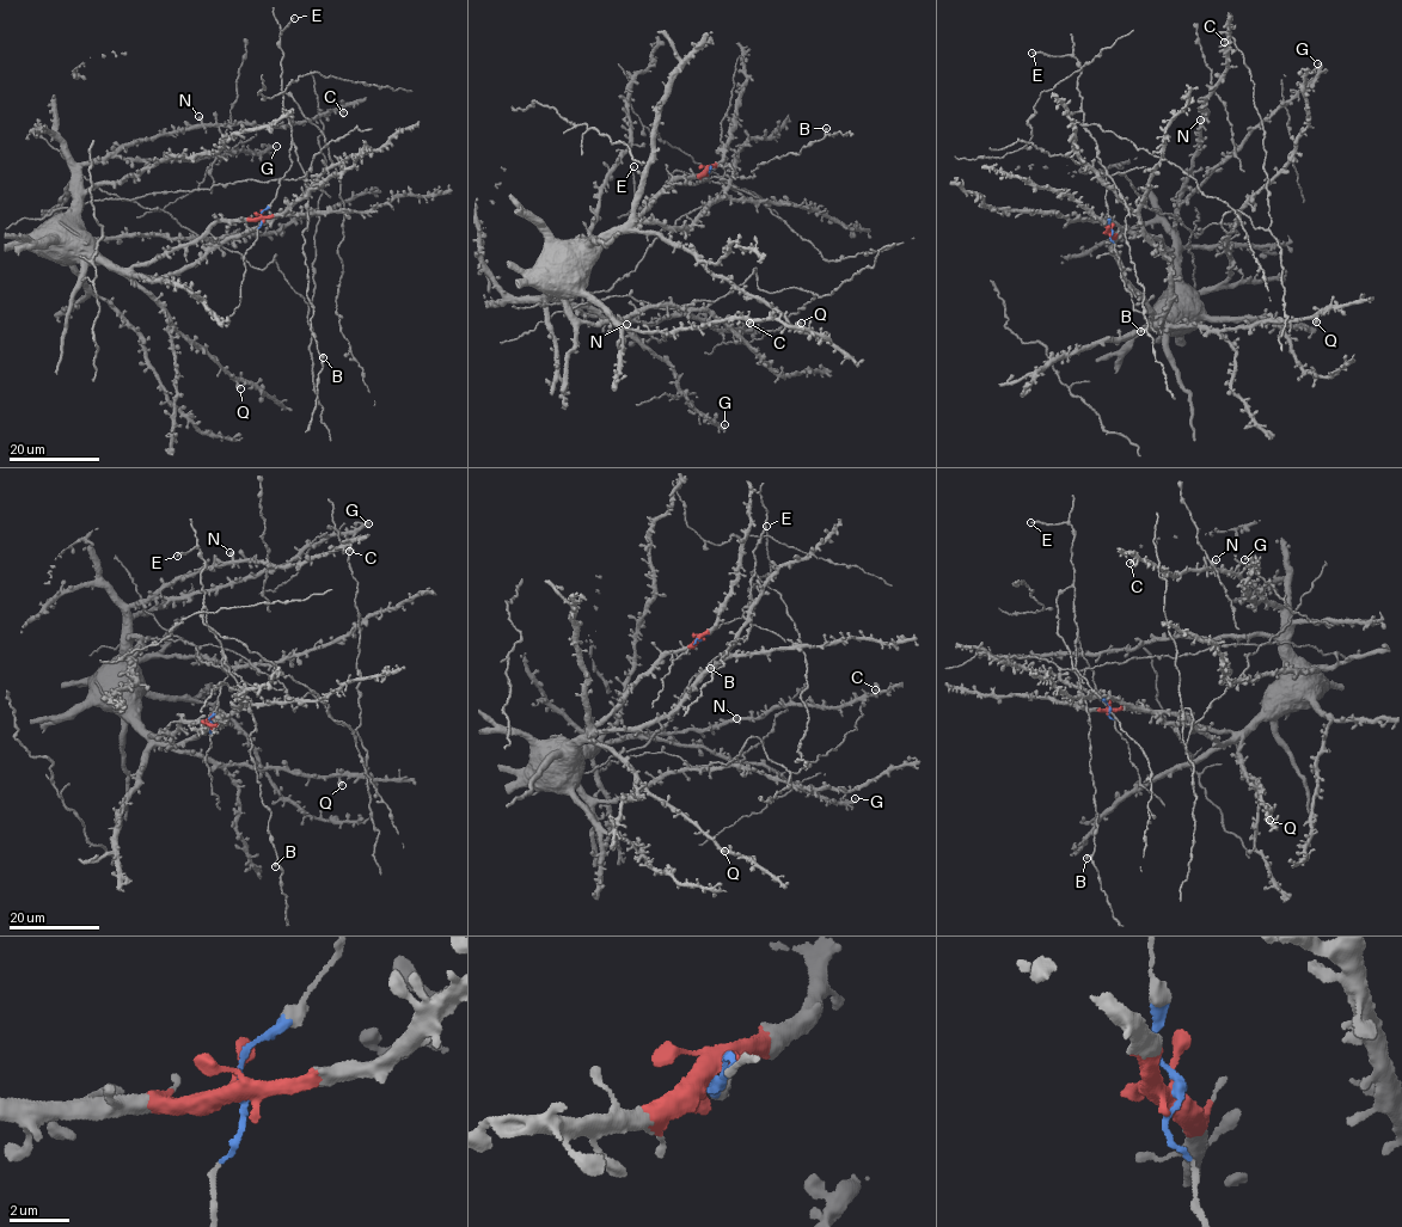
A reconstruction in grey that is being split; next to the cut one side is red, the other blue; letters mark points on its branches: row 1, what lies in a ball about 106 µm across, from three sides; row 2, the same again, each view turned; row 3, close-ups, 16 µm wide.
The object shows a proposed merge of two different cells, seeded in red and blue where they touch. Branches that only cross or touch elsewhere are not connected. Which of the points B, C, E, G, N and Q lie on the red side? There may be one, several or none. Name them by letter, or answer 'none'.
C, G, N, Q

